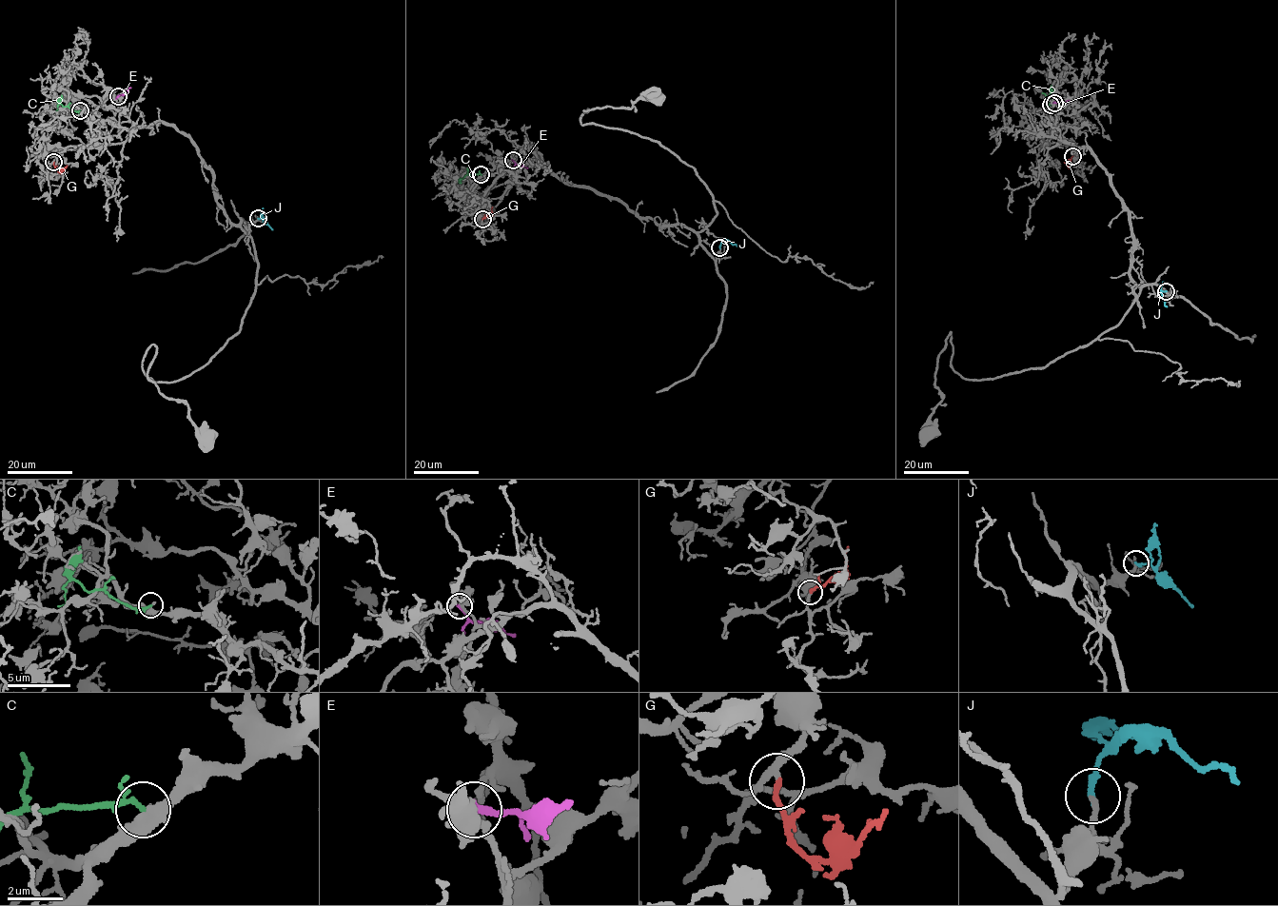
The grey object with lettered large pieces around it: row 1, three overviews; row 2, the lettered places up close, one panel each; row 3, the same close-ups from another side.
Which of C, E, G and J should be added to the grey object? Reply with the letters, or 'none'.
G

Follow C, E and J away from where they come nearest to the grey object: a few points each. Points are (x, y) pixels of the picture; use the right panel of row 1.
C: (1051, 105), (1047, 96), (1051, 93), (1050, 98)
E: (1054, 102), (1062, 104), (1070, 101)
J: (1166, 291), (1160, 294), (1167, 306)

